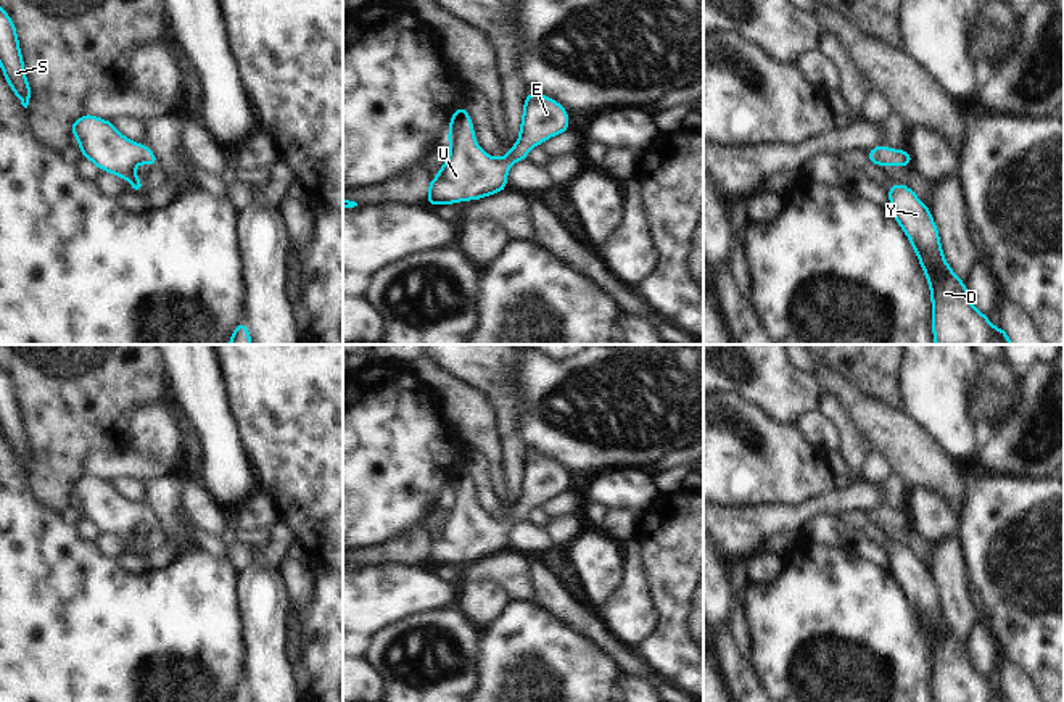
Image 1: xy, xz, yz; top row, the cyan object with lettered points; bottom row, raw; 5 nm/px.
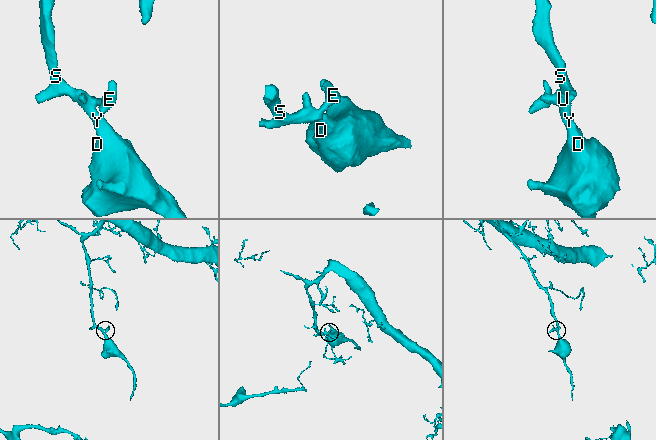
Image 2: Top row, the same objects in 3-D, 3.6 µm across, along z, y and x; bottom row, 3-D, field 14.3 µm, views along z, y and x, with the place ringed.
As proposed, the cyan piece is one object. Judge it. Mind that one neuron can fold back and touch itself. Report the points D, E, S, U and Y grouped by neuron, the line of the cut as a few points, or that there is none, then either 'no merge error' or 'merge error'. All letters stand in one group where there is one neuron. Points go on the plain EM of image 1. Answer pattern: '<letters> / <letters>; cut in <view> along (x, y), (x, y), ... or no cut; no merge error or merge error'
D E S U Y; no cut; no merge error

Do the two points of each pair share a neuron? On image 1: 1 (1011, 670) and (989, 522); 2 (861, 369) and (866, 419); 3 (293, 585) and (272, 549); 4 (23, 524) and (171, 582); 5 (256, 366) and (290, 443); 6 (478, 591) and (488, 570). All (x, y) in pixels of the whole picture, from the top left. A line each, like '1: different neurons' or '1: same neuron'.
1: different neurons
2: different neurons
3: different neurons
4: same neuron
5: same neuron
6: different neurons

